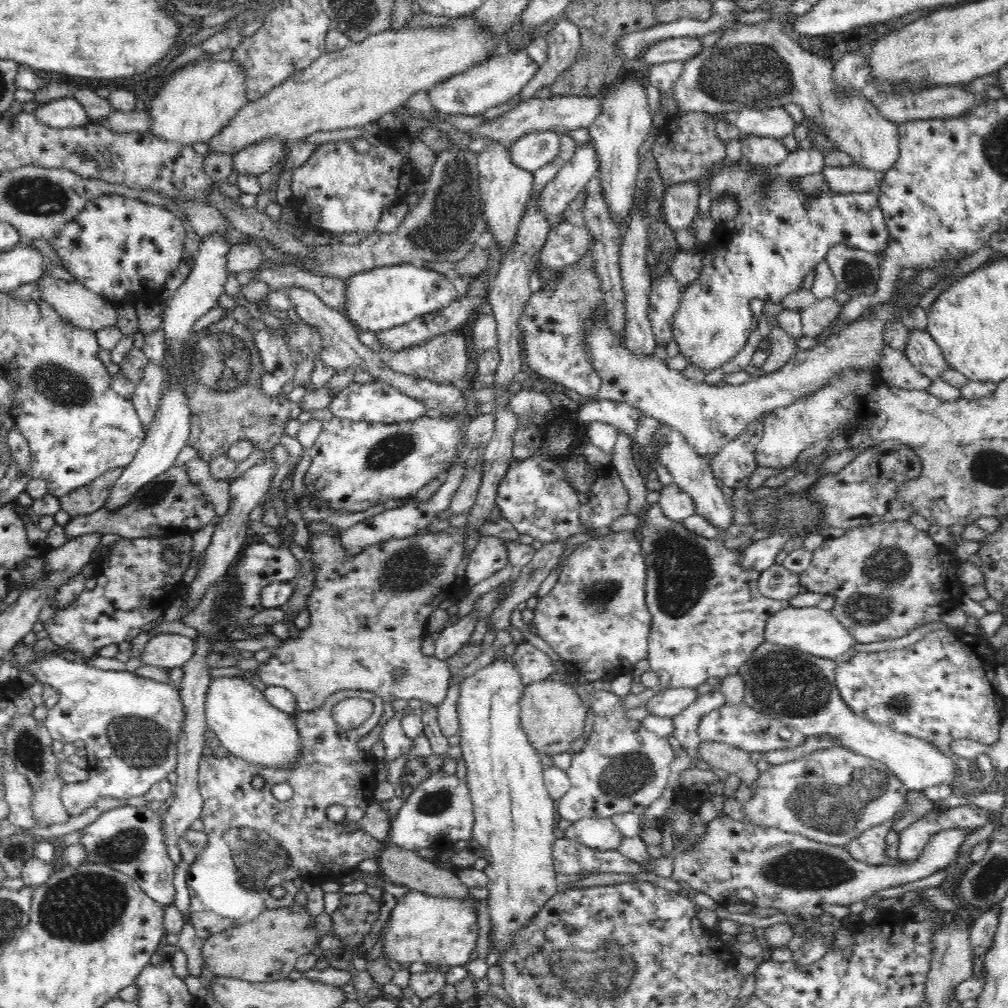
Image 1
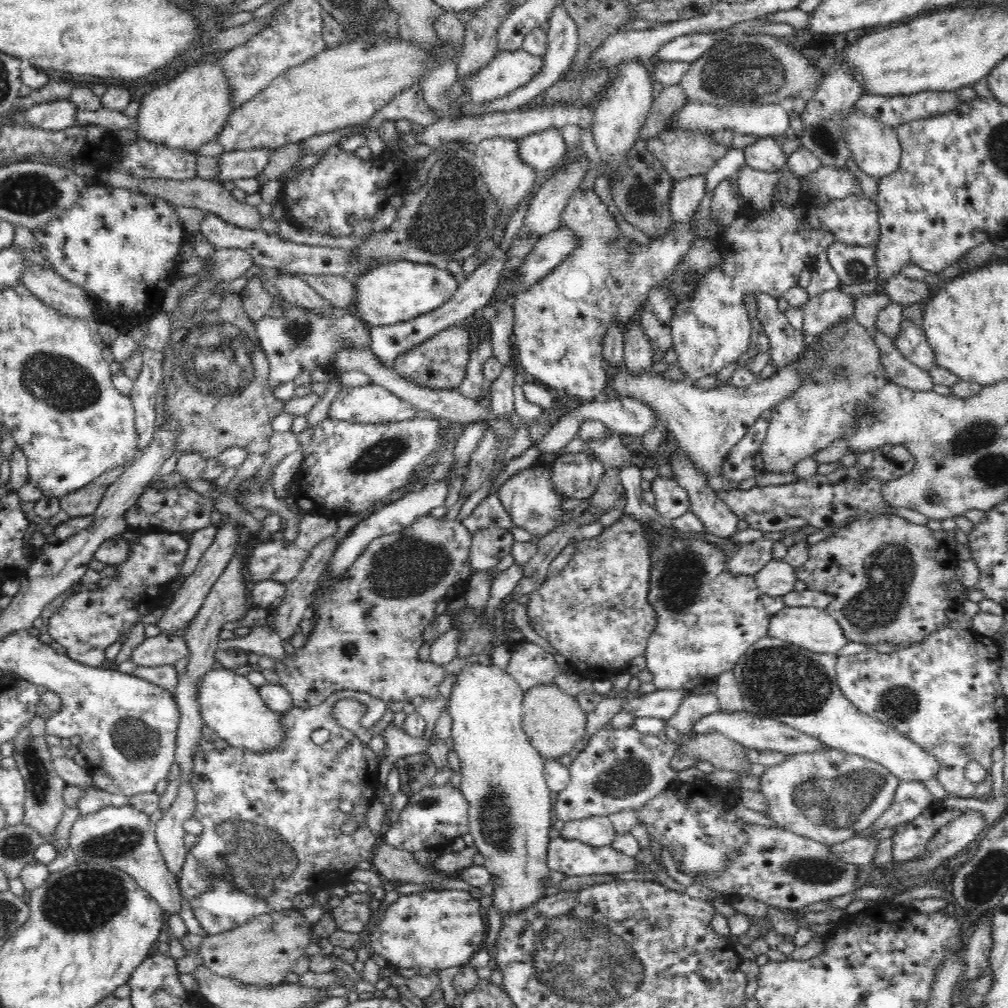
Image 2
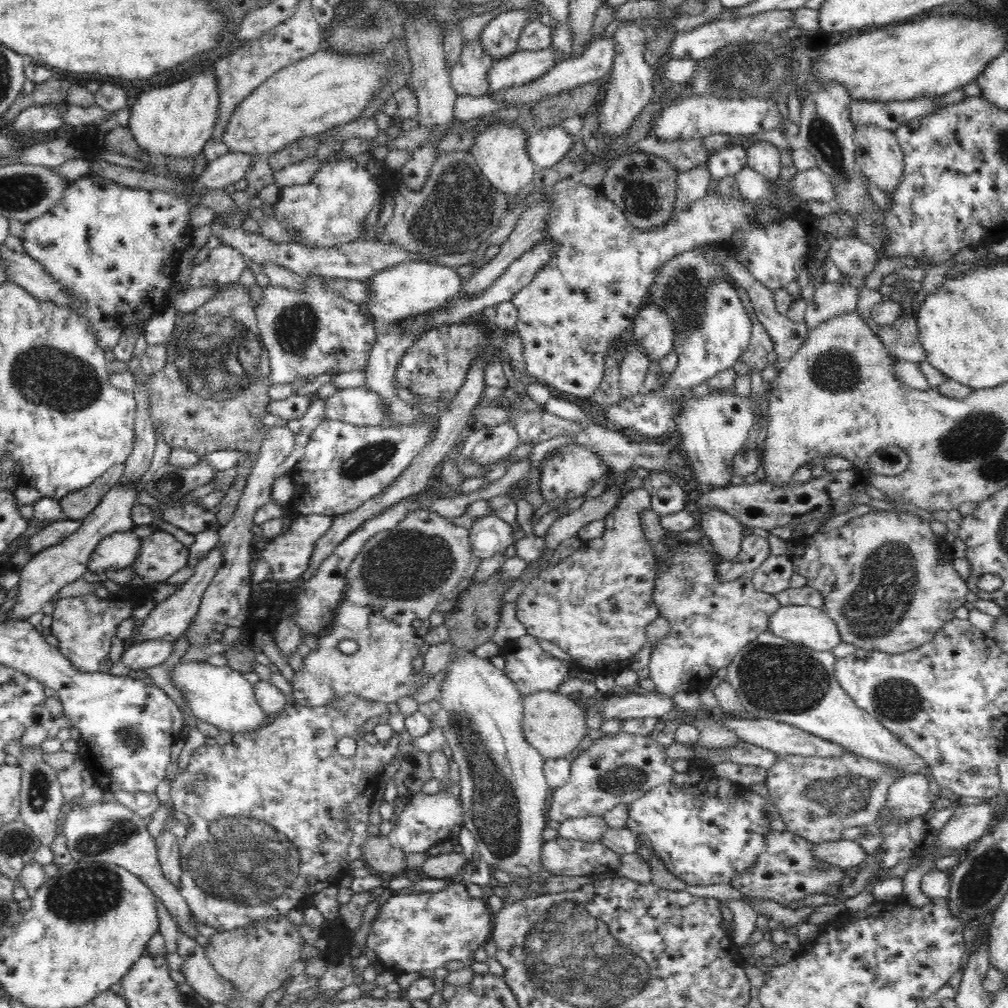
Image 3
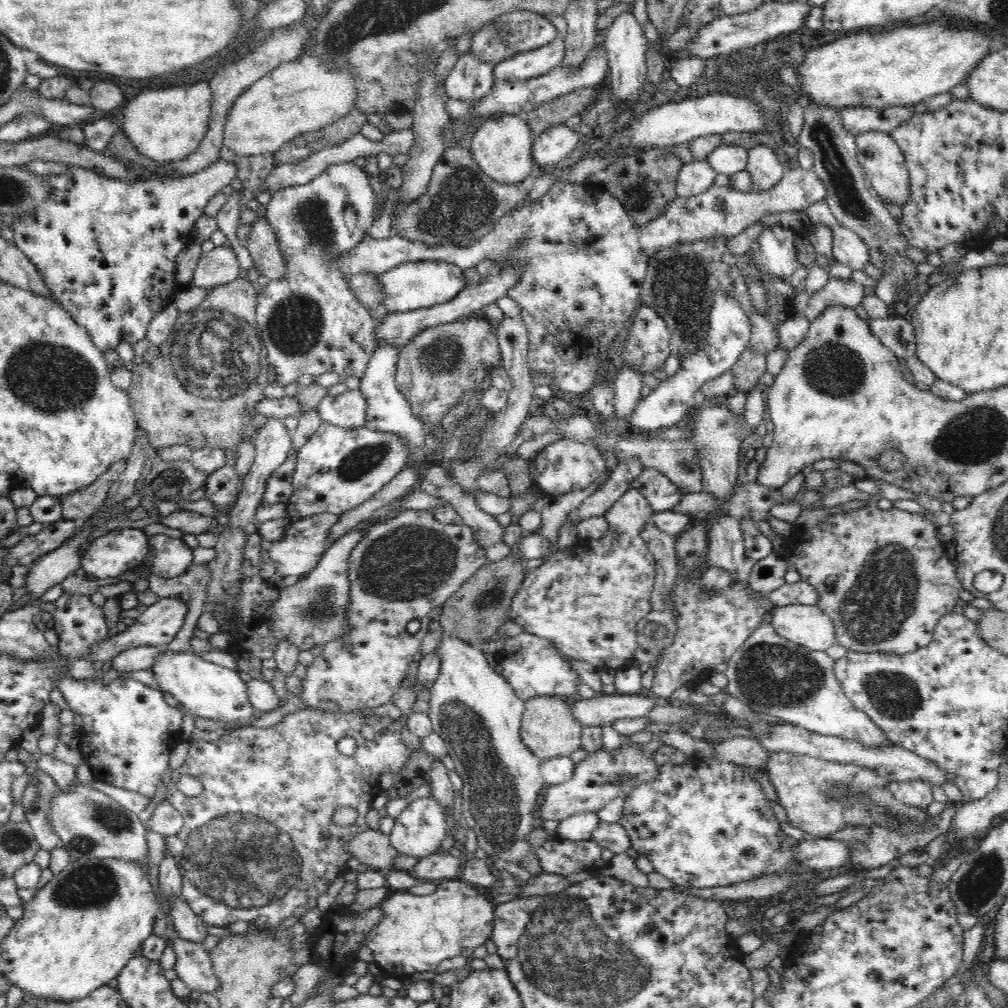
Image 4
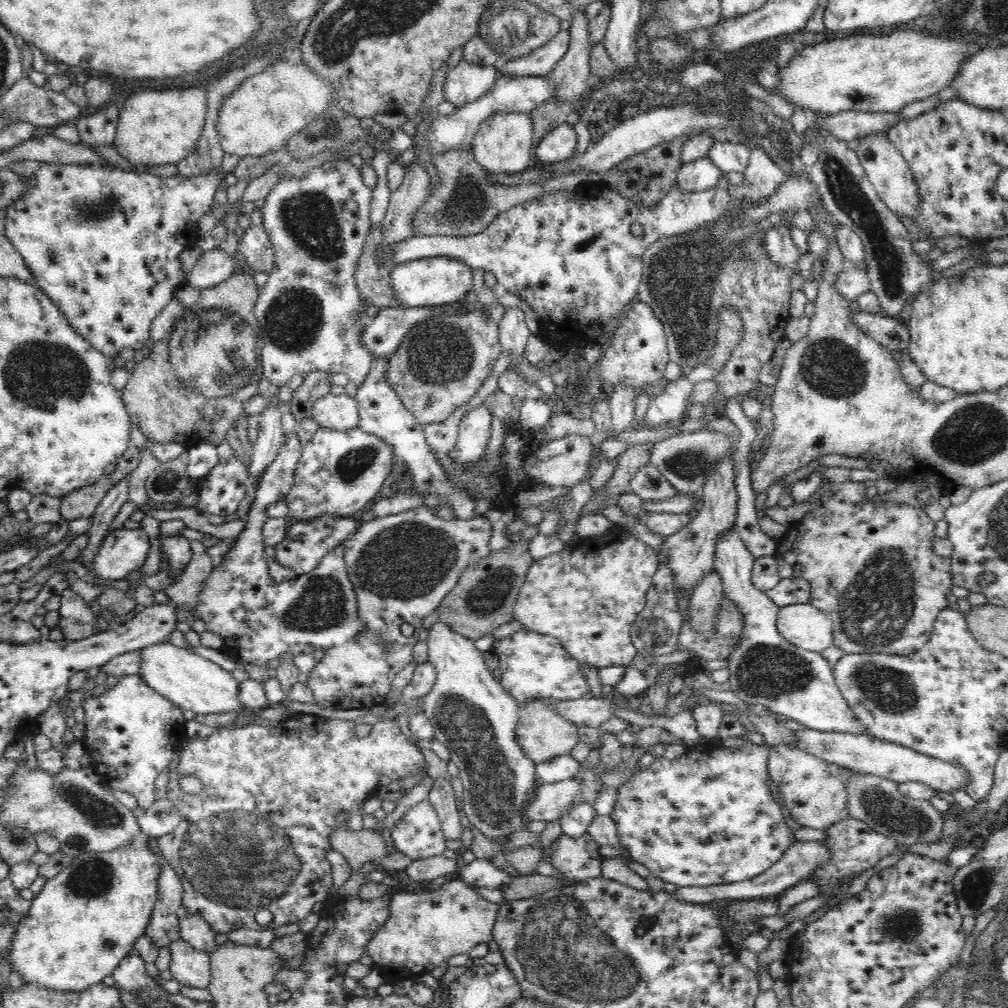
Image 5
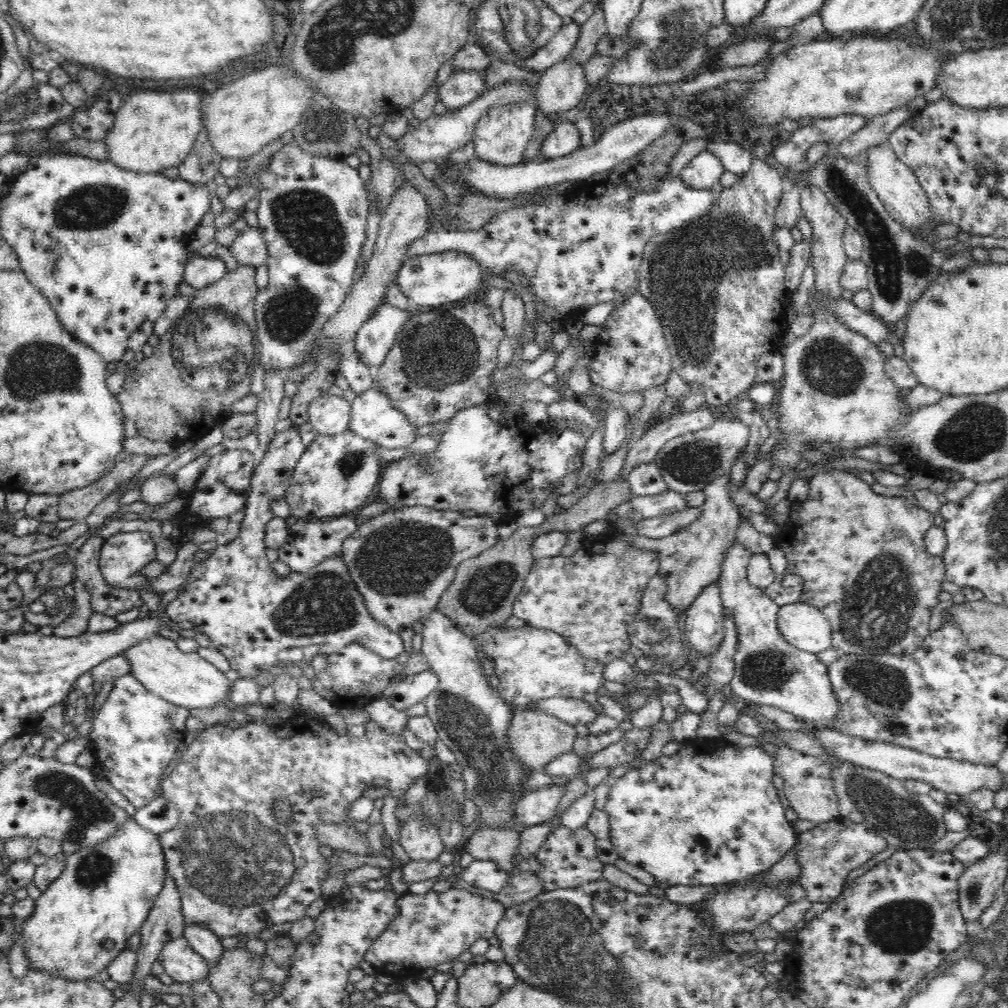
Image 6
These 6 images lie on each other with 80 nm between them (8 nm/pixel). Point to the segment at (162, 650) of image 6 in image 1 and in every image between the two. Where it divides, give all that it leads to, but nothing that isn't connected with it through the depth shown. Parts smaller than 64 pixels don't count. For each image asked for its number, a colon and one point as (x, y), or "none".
1: (244, 722)
2: (231, 705)
3: (220, 695)
4: (206, 690)
5: (196, 685)

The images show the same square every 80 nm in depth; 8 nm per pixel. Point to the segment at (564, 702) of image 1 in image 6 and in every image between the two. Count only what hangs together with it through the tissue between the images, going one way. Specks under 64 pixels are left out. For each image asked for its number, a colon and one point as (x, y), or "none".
2: (554, 721)
3: (554, 724)
4: (548, 729)
5: (542, 732)
6: (536, 738)

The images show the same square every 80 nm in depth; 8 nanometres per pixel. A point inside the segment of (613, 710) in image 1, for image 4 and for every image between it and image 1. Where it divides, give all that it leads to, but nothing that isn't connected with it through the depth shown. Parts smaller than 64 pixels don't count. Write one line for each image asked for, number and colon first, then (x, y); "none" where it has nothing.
2: (619, 769)
3: (618, 769)
4: (603, 775)

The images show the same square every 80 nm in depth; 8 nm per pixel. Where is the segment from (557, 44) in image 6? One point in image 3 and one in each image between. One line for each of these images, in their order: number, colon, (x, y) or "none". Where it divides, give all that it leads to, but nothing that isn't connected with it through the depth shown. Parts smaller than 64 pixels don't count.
3: (521, 67)
4: (522, 66)
5: (540, 62)

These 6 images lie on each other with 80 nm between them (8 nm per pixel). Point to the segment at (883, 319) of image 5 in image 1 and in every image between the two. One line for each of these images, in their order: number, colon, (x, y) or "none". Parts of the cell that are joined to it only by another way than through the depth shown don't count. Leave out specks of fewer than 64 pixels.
1: (925, 355)
2: (911, 342)
3: (902, 339)
4: (896, 333)

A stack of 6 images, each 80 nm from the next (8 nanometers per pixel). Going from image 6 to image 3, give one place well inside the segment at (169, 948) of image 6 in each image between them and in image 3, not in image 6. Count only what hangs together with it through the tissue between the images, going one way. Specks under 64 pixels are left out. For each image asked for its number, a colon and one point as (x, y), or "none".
3: (202, 977)
4: (194, 966)
5: (188, 965)

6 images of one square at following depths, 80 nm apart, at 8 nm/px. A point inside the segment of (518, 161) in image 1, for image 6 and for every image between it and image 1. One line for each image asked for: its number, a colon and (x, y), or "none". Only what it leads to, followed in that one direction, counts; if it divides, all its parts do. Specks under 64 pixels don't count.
2: (543, 151)
3: (547, 147)
4: (553, 145)
5: (559, 144)
6: (564, 139)

